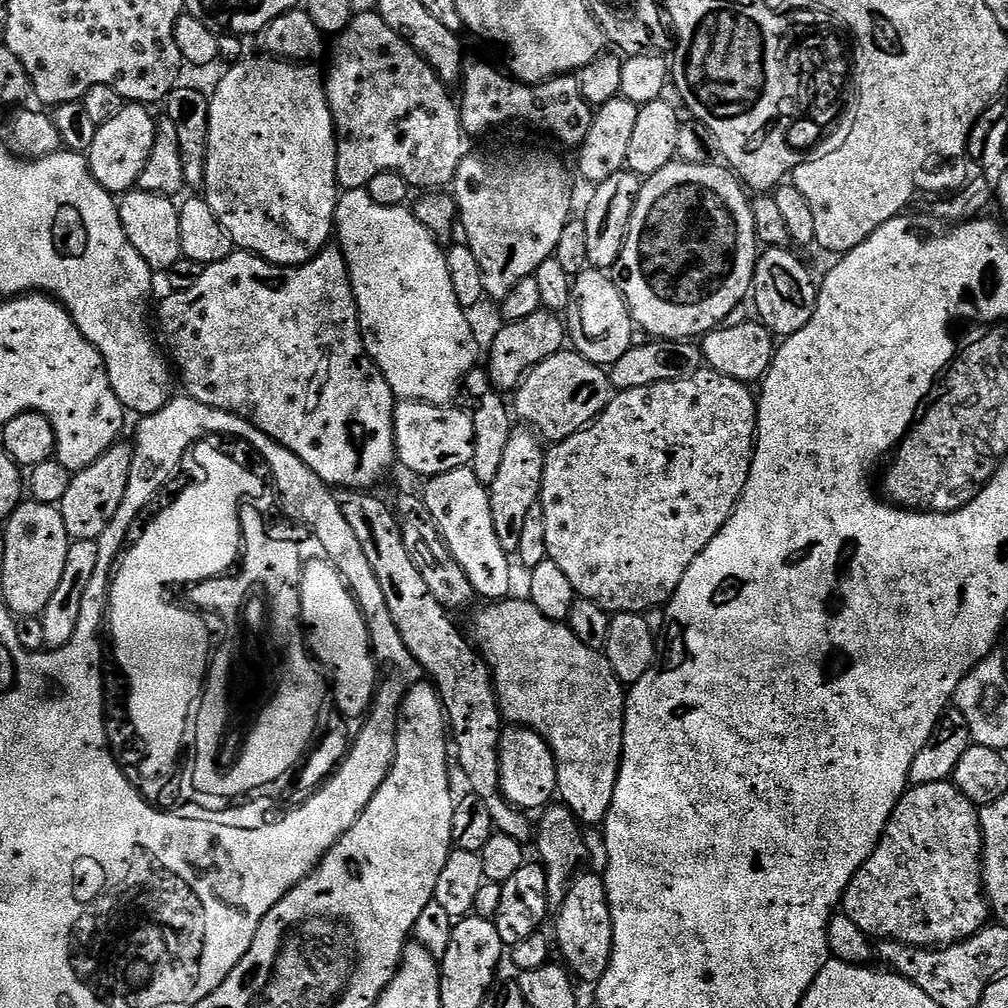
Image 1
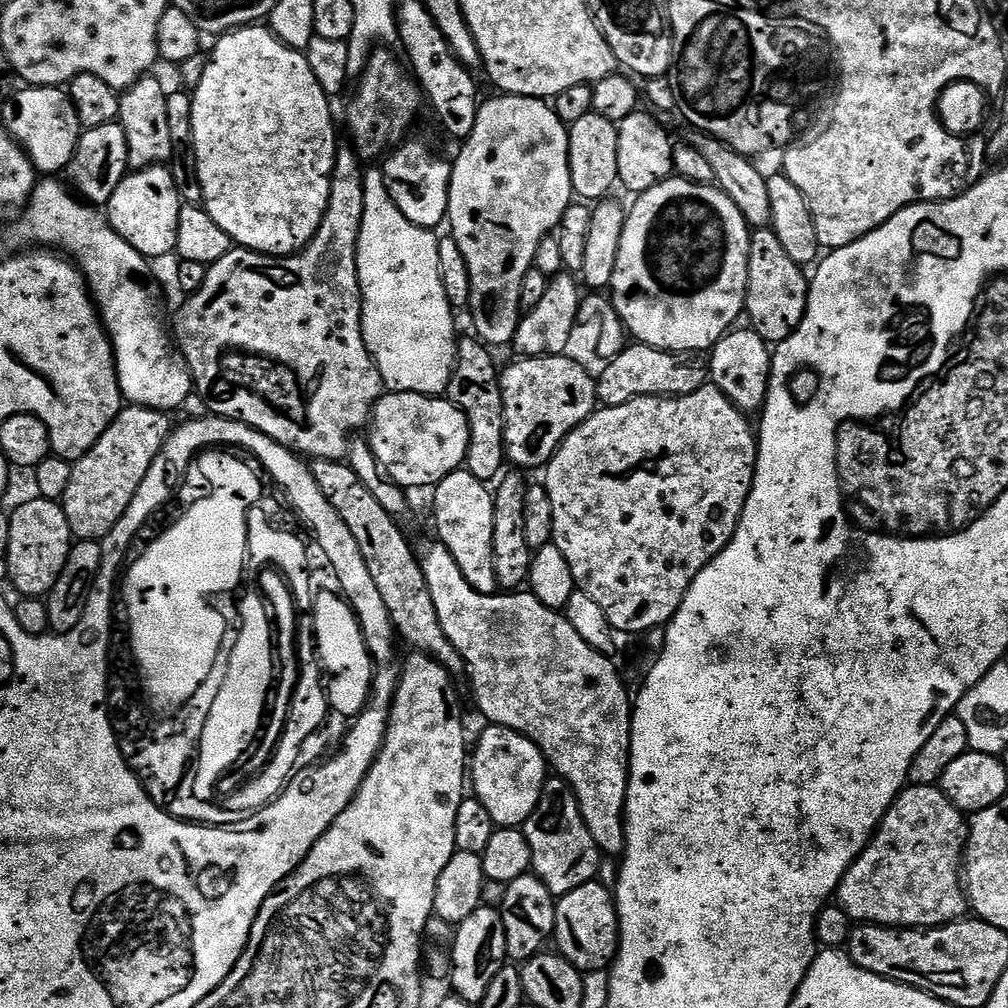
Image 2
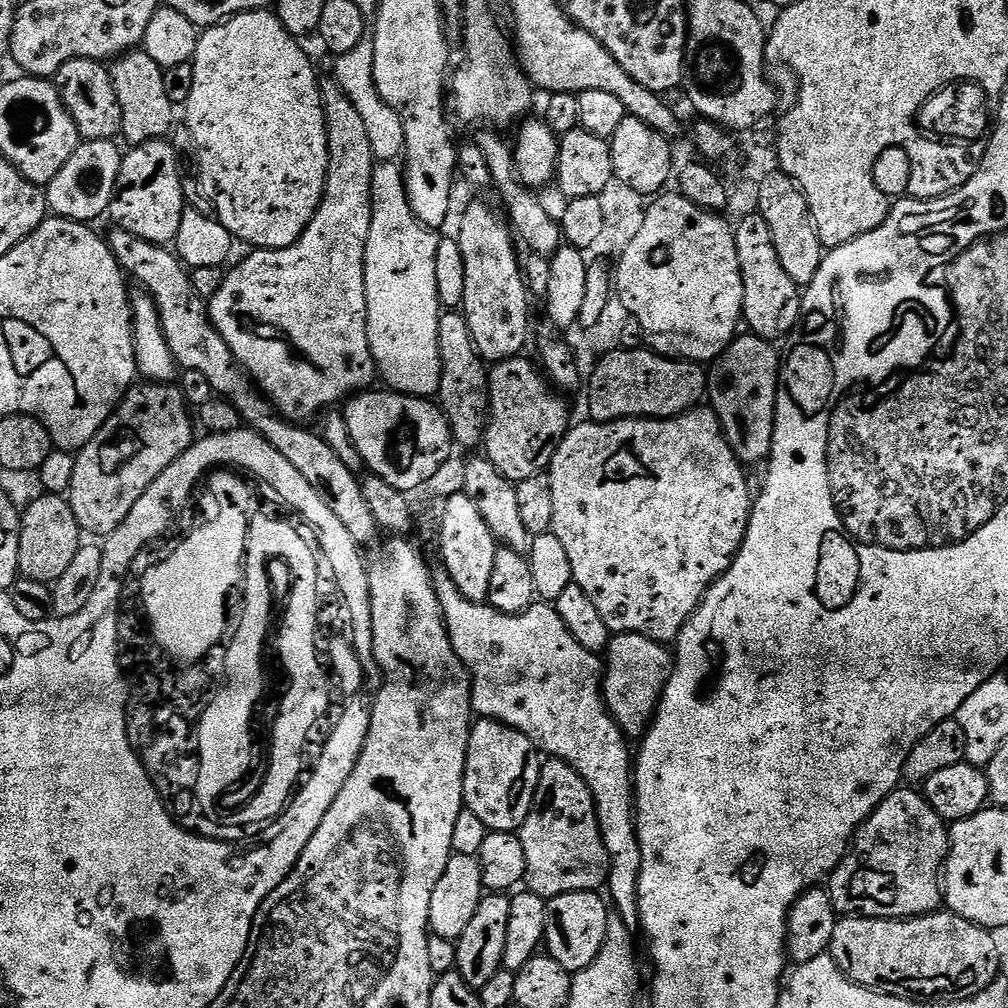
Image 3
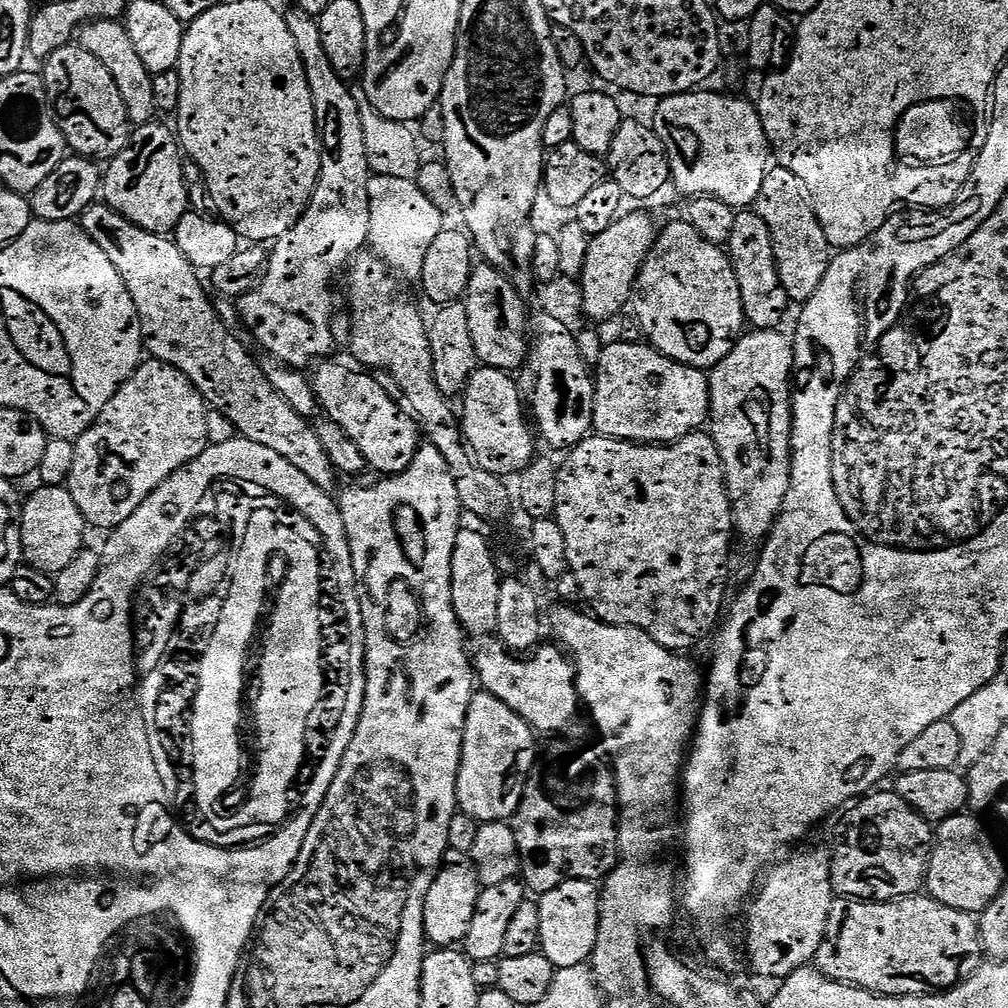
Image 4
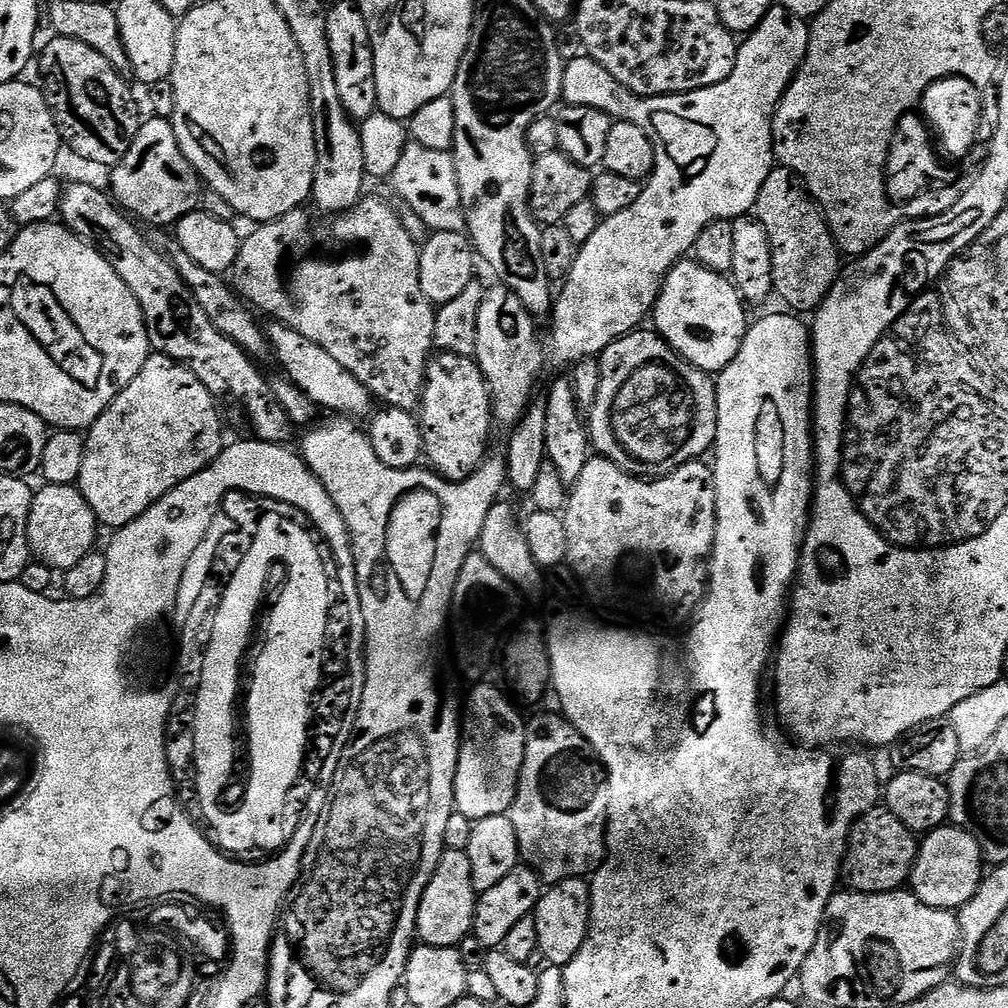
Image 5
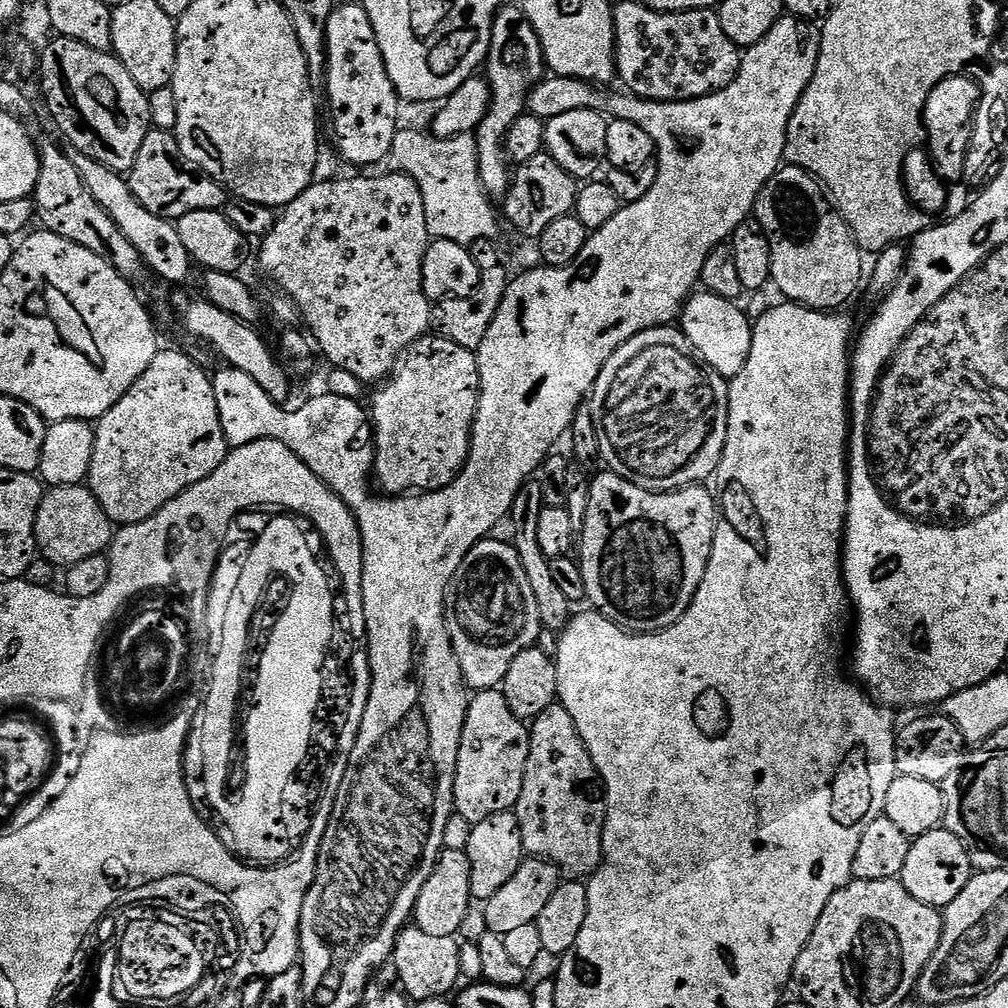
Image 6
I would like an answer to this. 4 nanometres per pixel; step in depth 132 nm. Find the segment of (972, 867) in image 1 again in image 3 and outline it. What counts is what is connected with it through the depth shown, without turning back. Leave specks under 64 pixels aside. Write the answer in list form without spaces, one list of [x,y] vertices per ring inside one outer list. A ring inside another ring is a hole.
[[[901,786],[885,798],[879,806],[870,813],[866,822],[860,825],[849,847],[844,861],[832,871],[826,884],[826,891],[832,897],[832,905],[837,913],[851,914],[853,916],[873,916],[879,920],[902,920],[909,916],[927,916],[929,912],[937,911],[942,904],[942,869],[944,861],[948,858],[948,845],[950,843],[950,828],[941,816],[933,810],[930,802],[915,787]]]

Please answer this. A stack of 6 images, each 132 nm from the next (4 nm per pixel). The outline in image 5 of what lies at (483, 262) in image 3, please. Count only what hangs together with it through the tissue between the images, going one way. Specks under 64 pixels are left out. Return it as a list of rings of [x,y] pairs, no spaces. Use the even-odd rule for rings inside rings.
[[[489,287],[482,298],[482,310],[478,310],[478,346],[475,361],[484,371],[488,388],[492,392],[492,414],[497,425],[515,426],[524,417],[524,412],[534,399],[532,391],[540,380],[540,371],[544,368],[544,348],[536,337],[537,321],[528,313],[526,306],[510,288]]]

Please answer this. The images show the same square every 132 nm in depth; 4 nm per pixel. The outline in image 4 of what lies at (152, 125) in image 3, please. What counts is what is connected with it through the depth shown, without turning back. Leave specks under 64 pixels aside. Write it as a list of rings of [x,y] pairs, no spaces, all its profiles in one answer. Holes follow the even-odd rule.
[[[123,19],[92,20],[88,24],[83,24],[78,33],[78,43],[90,54],[94,54],[94,58],[98,58],[98,62],[102,62],[106,70],[110,70],[110,78],[118,82],[118,94],[122,94],[126,114],[133,126],[153,123],[158,116],[152,81],[154,73],[146,70],[146,65],[142,62],[134,42],[130,39],[128,27],[125,26]]]

